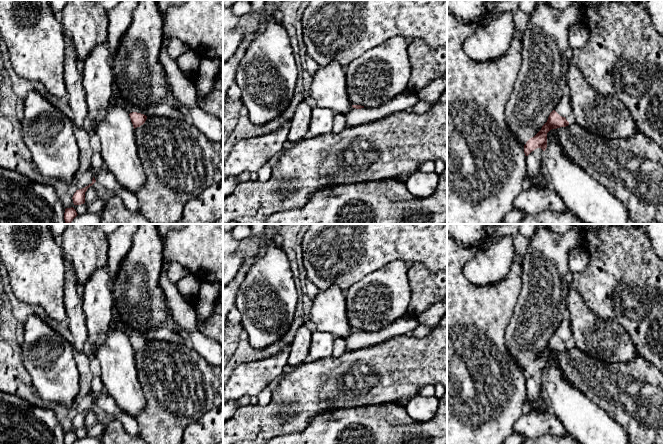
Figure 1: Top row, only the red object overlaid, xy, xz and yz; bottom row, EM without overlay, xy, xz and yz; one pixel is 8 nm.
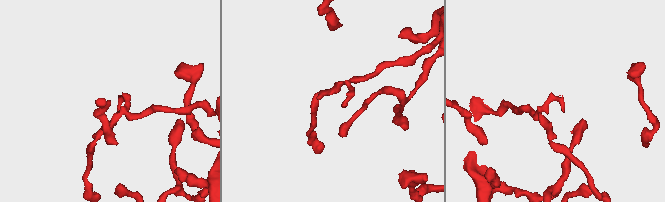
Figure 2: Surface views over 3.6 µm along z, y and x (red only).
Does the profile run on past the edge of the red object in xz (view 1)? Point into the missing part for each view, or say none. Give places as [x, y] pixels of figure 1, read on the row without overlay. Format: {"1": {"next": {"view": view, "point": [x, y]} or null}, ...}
{"1": {"next": null}}

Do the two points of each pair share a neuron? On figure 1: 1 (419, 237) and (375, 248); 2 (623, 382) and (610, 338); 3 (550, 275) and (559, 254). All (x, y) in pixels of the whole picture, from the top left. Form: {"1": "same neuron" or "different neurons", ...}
{"1": "same neuron", "2": "different neurons", "3": "same neuron"}

